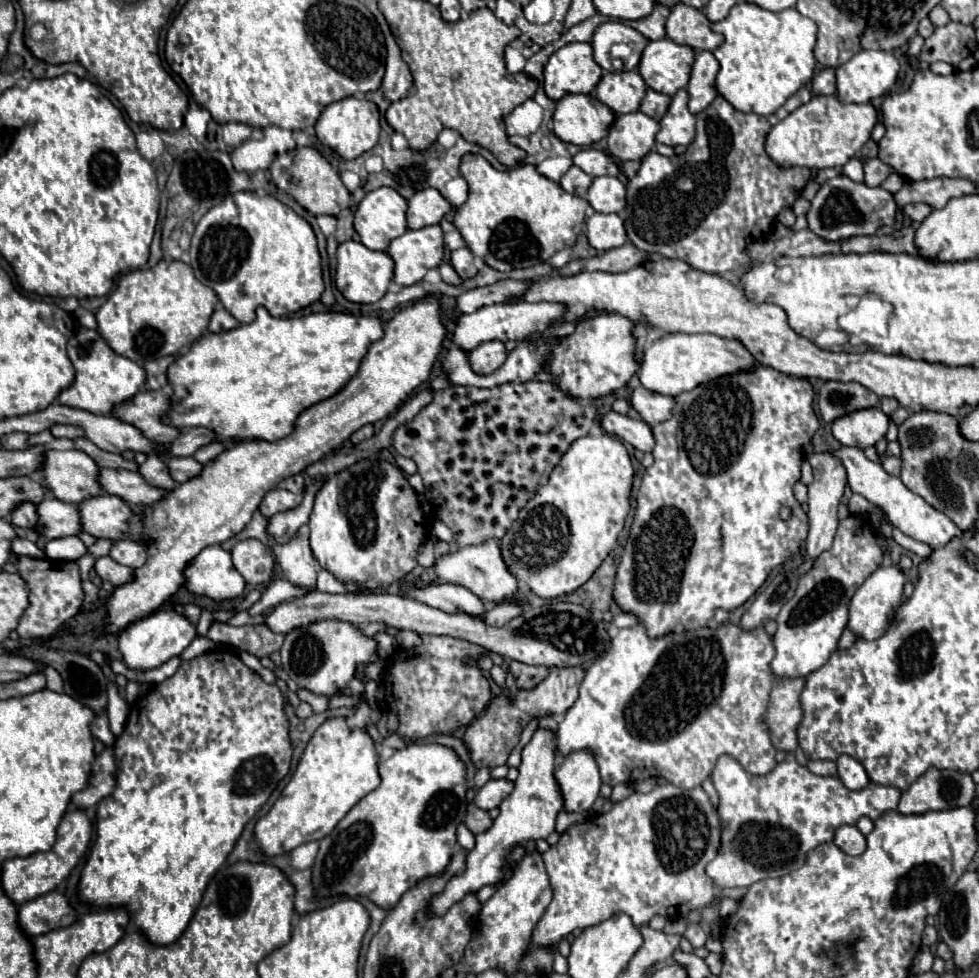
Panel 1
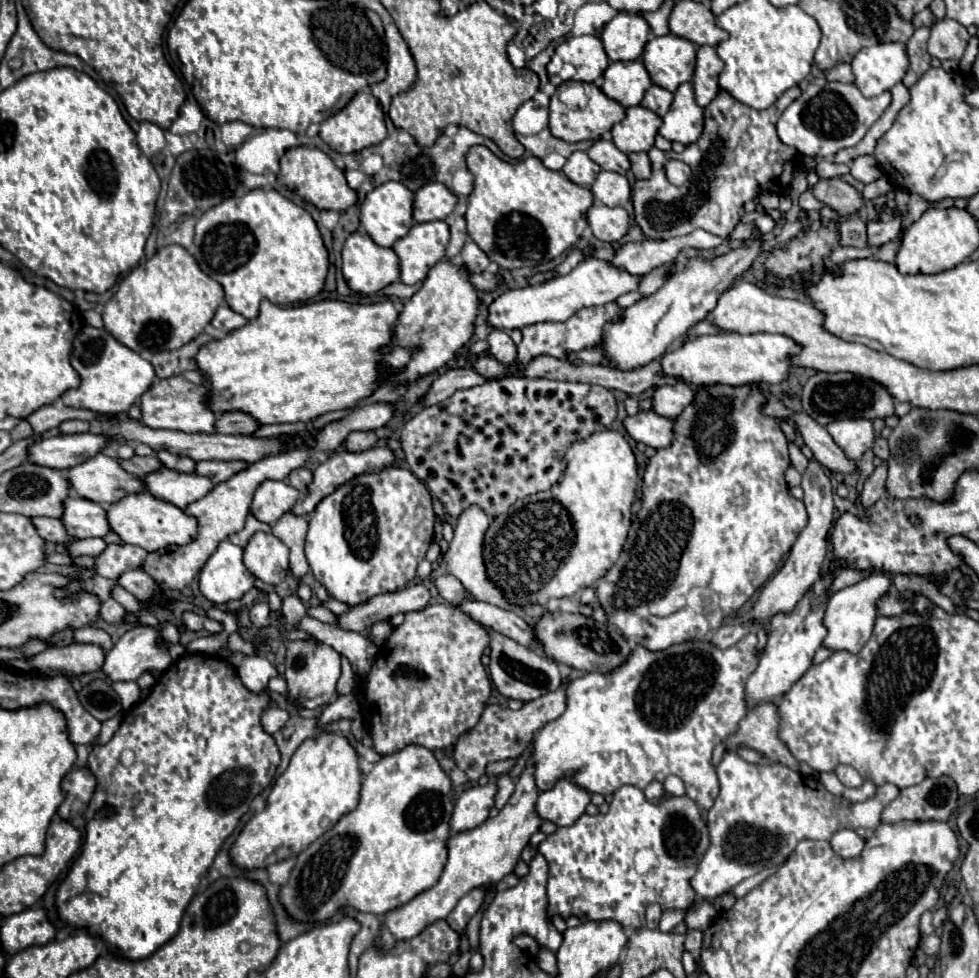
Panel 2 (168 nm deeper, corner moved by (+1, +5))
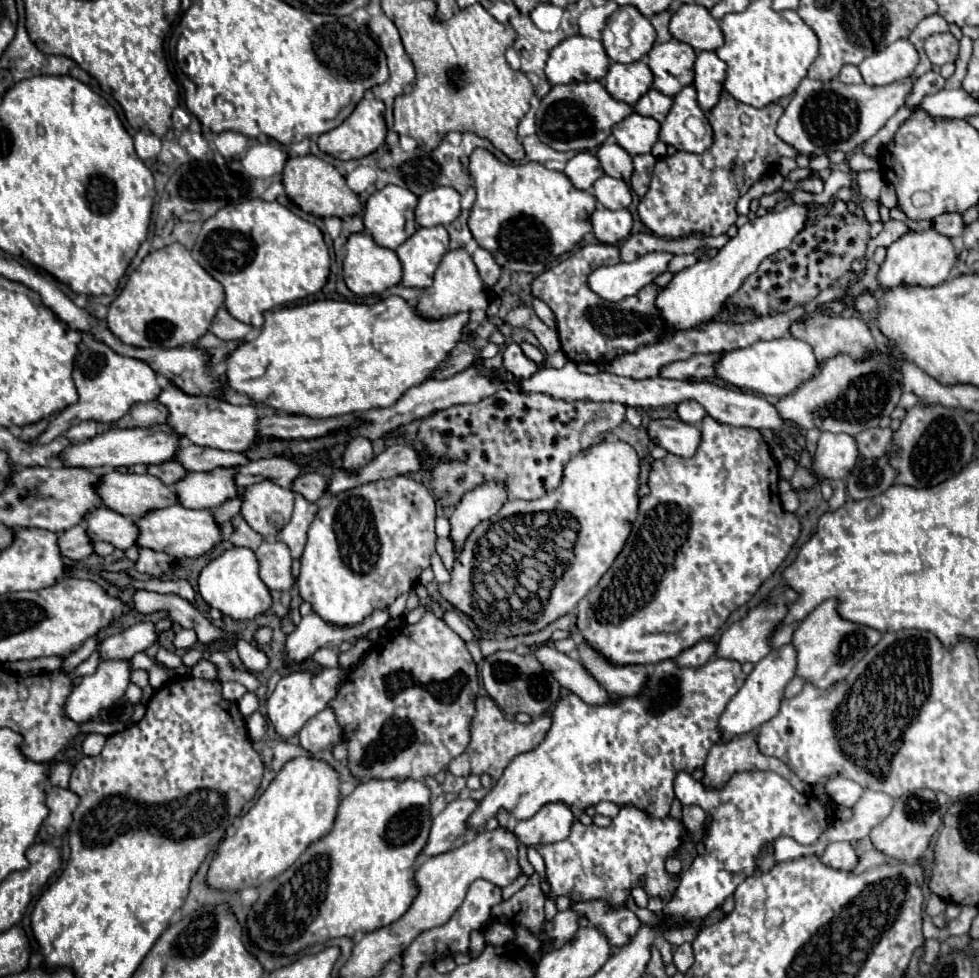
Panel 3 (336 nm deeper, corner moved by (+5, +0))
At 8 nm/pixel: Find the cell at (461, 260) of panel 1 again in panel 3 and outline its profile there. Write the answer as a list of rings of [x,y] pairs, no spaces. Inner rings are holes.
[[[478,247],[478,249],[474,251],[472,259],[474,259],[474,263],[476,263],[476,267],[478,267],[480,277],[484,279],[484,283],[486,283],[488,287],[494,287],[494,285],[498,283],[500,275],[502,275],[502,267],[494,261],[492,253],[488,253],[486,249]]]

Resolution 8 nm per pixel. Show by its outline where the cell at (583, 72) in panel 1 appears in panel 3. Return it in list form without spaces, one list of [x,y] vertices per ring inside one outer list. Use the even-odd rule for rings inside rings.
[[[584,35],[566,37],[558,43],[546,61],[546,77],[552,85],[604,79],[610,67],[610,59],[602,47],[602,41]]]

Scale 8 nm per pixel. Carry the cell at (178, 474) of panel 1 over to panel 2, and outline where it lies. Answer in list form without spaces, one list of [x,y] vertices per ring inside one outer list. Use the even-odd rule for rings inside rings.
[[[210,460],[210,462],[196,462],[194,474],[206,476],[206,478],[212,480],[214,484],[218,484],[218,482],[228,480],[232,474],[240,472],[240,470],[246,468],[246,466],[248,466],[246,462],[216,462],[216,460]]]

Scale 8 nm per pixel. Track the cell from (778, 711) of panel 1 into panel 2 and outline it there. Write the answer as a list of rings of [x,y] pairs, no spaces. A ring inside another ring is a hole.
[[[762,702],[746,714],[746,718],[740,722],[738,732],[726,740],[726,748],[734,750],[736,746],[746,746],[756,752],[762,752],[774,762],[798,770],[798,760],[780,740],[778,728],[780,728],[780,714],[776,702]]]

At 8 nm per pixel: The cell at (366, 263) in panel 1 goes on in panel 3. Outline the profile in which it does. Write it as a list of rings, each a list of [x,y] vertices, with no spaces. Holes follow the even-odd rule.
[[[352,233],[348,237],[342,269],[344,269],[344,281],[348,289],[356,295],[384,293],[388,287],[394,287],[402,281],[402,265],[400,265],[398,255],[392,249],[376,245],[370,233]]]

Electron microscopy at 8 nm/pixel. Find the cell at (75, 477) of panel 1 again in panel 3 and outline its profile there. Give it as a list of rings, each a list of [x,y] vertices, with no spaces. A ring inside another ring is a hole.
[[[116,469],[108,471],[106,475],[102,475],[102,481],[98,483],[98,493],[108,509],[114,509],[130,519],[142,519],[150,511],[164,509],[164,507],[178,503],[176,493],[166,483],[162,483],[158,477],[148,475],[148,473],[146,475],[132,475],[132,473],[120,473]]]

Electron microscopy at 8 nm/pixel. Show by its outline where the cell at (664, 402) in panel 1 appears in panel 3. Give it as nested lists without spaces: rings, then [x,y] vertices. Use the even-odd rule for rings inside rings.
[[[684,401],[684,403],[678,405],[676,411],[678,411],[678,415],[680,415],[680,419],[684,423],[692,423],[692,425],[700,423],[708,415],[708,411],[700,403],[696,403],[696,401]]]

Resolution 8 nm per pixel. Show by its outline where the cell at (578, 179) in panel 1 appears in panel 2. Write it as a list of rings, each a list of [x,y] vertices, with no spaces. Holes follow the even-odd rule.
[[[576,152],[576,154],[572,154],[572,156],[568,158],[568,162],[566,162],[566,166],[562,168],[562,172],[564,172],[564,176],[566,176],[568,180],[572,180],[574,184],[588,188],[588,186],[596,180],[596,174],[600,172],[600,166],[596,166],[596,164],[588,158],[586,152]]]

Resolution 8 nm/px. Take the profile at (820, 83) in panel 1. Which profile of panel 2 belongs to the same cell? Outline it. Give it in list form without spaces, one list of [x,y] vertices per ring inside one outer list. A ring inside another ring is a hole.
[[[838,64],[838,66],[834,66],[832,70],[826,72],[826,80],[830,80],[830,82],[834,82],[834,80],[836,80],[836,82],[846,82],[846,84],[854,82],[850,64]]]

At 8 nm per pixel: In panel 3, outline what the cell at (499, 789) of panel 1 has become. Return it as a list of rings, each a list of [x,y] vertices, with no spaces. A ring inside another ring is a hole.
[[[454,799],[446,805],[446,809],[432,819],[428,841],[420,853],[420,859],[434,857],[446,851],[452,851],[464,835],[466,819],[476,809],[476,801],[472,799]]]

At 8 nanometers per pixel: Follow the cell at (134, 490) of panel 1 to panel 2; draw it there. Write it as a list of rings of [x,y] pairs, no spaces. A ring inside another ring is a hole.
[[[160,468],[152,474],[146,474],[140,478],[140,482],[148,494],[178,508],[200,500],[214,486],[212,482],[208,482],[208,478],[196,478],[196,474],[176,474],[168,468]]]

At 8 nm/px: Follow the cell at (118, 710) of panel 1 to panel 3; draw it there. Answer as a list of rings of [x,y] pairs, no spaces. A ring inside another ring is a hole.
[[[136,623],[122,633],[110,635],[100,643],[102,659],[126,659],[130,661],[136,653],[146,651],[158,641],[154,623]]]

